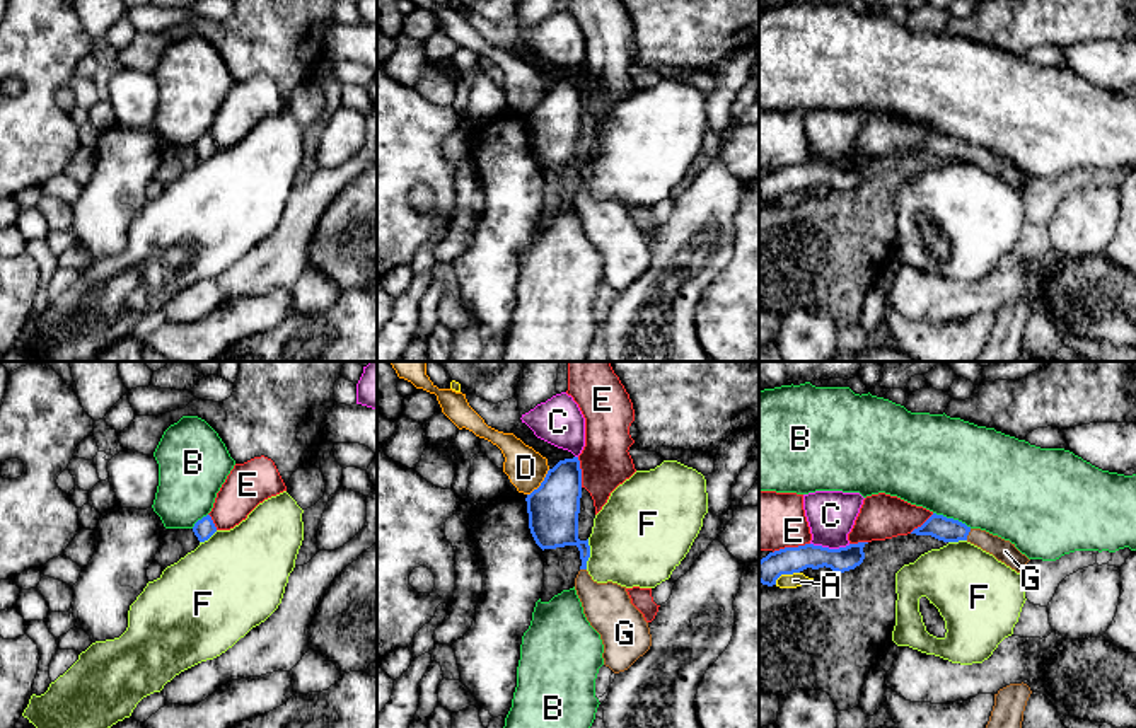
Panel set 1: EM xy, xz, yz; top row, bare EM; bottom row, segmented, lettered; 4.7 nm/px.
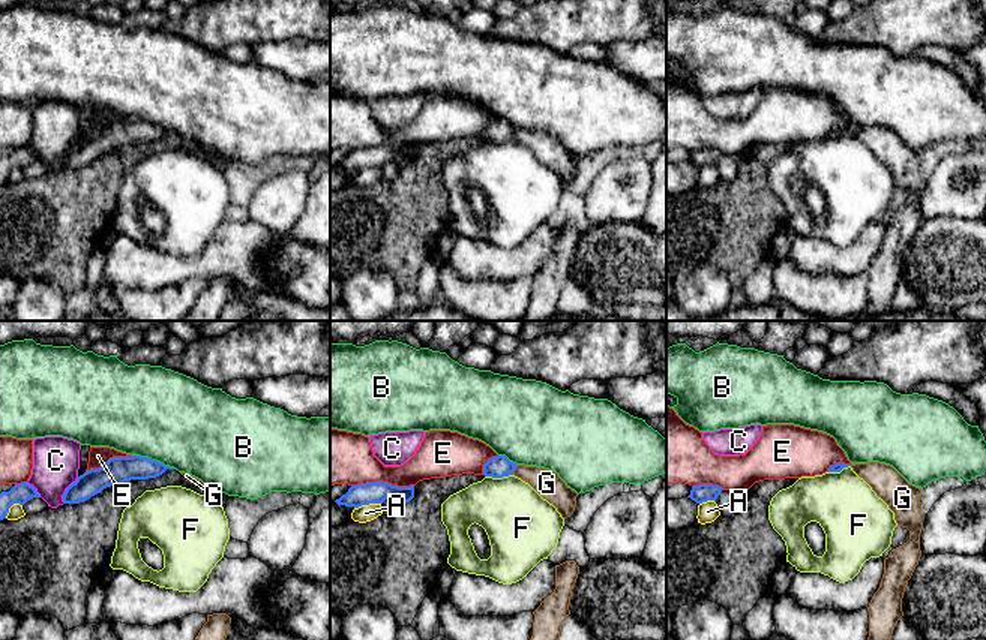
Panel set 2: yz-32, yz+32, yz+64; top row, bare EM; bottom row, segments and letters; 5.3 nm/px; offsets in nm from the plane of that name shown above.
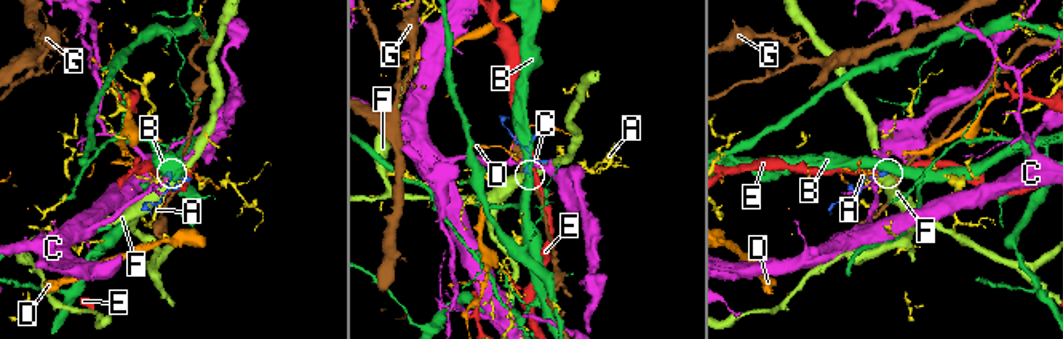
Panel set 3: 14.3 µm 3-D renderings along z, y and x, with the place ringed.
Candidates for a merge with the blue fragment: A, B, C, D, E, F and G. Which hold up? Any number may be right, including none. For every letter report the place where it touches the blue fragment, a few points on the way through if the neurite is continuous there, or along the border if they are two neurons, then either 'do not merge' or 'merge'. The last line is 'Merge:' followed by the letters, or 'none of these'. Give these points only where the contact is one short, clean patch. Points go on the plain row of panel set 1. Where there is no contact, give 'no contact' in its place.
A: yz (785, 191) | do not merge
B: yz (952, 137) | along yz (933, 130), (957, 137), (971, 145) | do not merge
C: yz (831, 167) | along yz (811, 161), (829, 166), (850, 162) | do not merge
D: xz (541, 101) | along xz (550, 87), (544, 98), (527, 113) | do not merge
E: yz (790, 166) | do not merge
F: xz (589, 173) | do not merge
G: yz (967, 152) | across yz (940, 145), (967, 152), (1005, 169) | merge
Merge: G

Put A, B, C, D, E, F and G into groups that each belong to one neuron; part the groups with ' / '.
A / B / C / D / E / F / G

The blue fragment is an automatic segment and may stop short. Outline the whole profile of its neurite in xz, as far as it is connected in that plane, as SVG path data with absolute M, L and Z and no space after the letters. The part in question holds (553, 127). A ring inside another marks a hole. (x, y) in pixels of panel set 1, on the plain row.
M578 75L559 78L537 107L527 113L529 147L544 167L577 164L582 184L575 208L590 244L600 252L604 283L614 292L628 288L652 264L643 232L631 222L626 205L597 201L587 189L588 157L578 157L582 87Z

